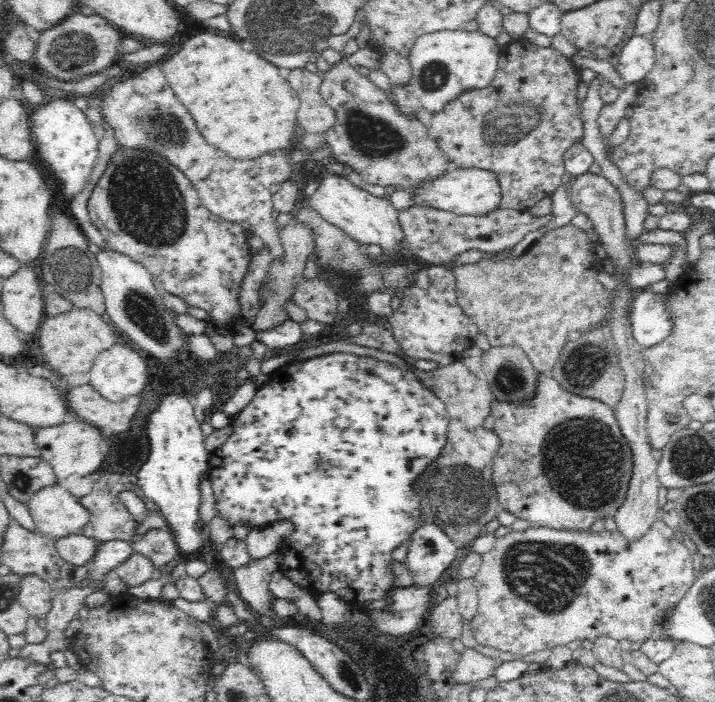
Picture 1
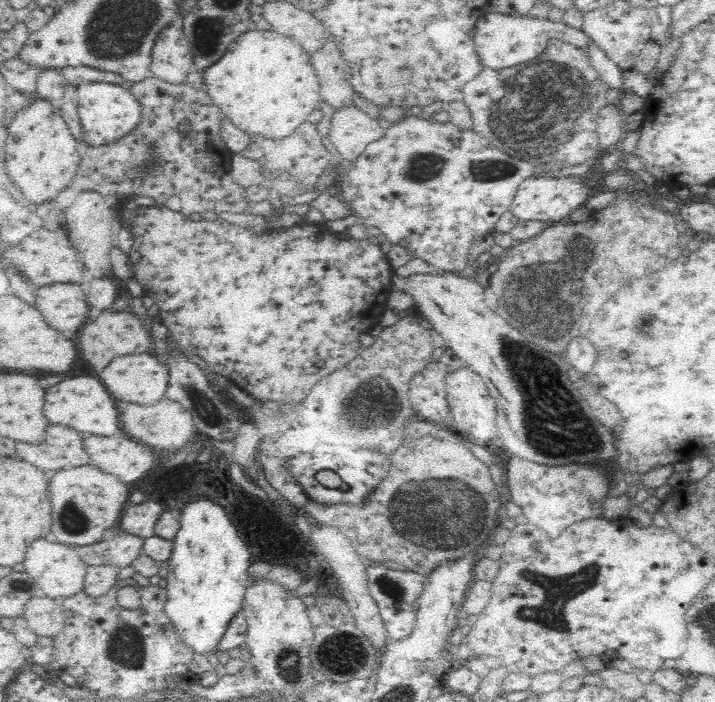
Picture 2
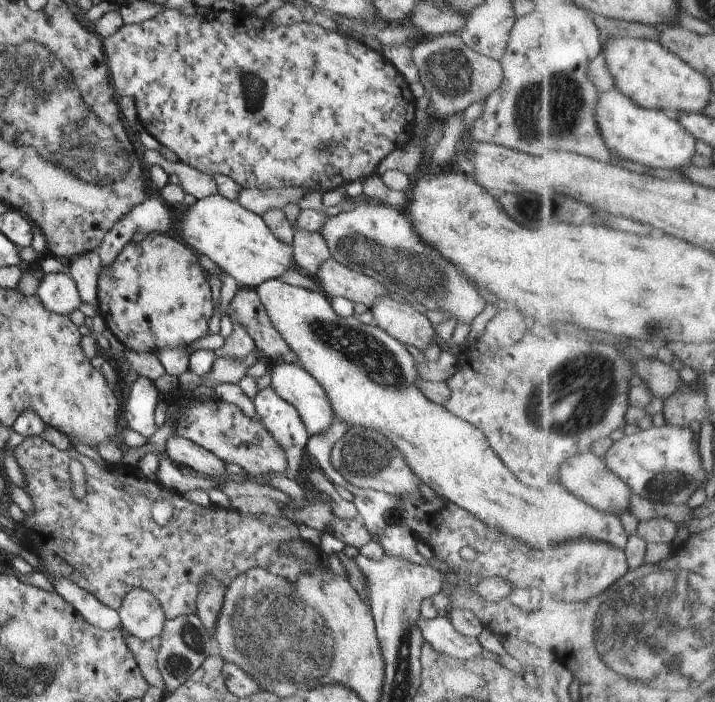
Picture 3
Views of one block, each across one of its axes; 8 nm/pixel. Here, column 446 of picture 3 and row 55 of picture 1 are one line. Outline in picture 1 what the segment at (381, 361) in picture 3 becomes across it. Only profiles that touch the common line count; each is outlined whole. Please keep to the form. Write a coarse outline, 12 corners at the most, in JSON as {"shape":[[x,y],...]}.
{"shape":[[459,29],[418,36],[412,78],[389,92],[396,109],[436,114],[488,86],[495,38]]}

